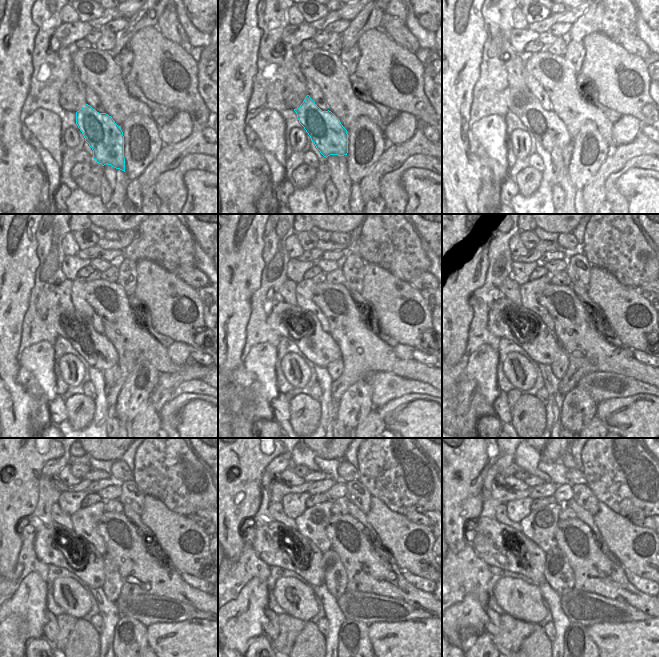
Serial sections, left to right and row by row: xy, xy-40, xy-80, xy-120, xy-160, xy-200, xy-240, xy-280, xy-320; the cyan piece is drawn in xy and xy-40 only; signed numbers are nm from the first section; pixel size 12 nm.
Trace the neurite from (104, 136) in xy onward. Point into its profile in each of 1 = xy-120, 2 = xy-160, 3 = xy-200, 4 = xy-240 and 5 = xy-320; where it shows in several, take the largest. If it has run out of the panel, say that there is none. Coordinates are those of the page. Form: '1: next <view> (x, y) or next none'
1: next xy-120 (97, 350)
2: next xy-160 (320, 348)
3: next xy-200 (543, 348)
4: next xy-240 (48, 549)
5: next xy-320 (492, 541)

